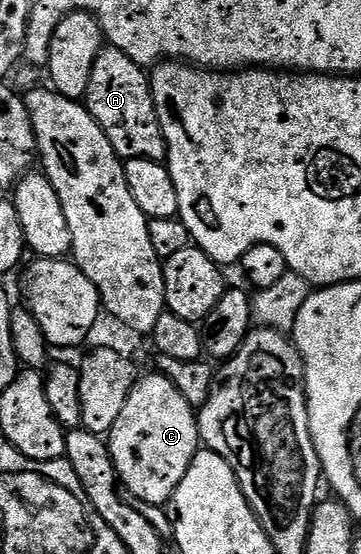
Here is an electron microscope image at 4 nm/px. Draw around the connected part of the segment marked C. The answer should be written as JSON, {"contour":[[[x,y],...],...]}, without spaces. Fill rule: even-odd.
{"contour":[[[152,373],[138,377],[123,412],[119,412],[119,420],[109,429],[107,441],[120,485],[134,498],[152,506],[165,506],[198,452],[197,414],[167,376]]]}

